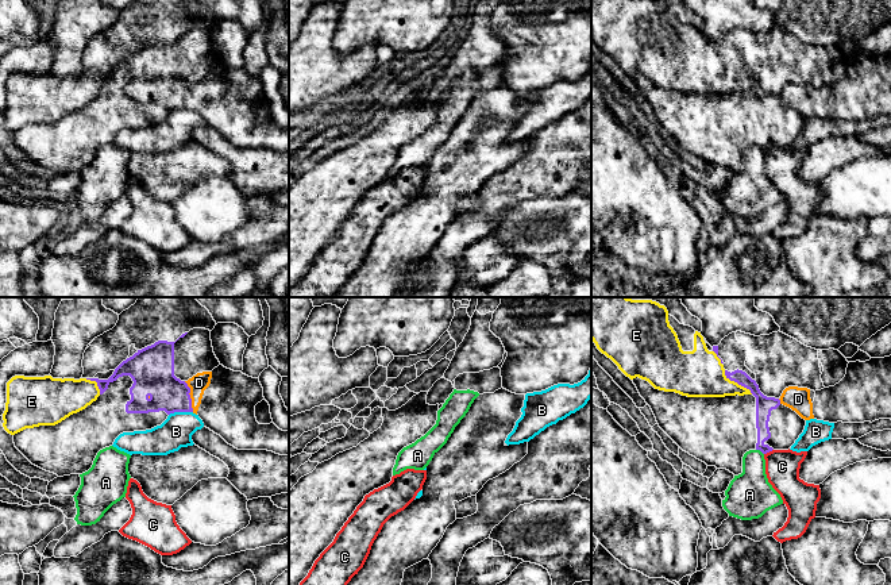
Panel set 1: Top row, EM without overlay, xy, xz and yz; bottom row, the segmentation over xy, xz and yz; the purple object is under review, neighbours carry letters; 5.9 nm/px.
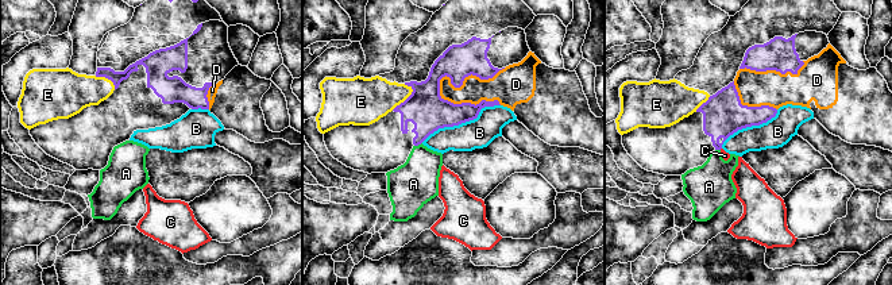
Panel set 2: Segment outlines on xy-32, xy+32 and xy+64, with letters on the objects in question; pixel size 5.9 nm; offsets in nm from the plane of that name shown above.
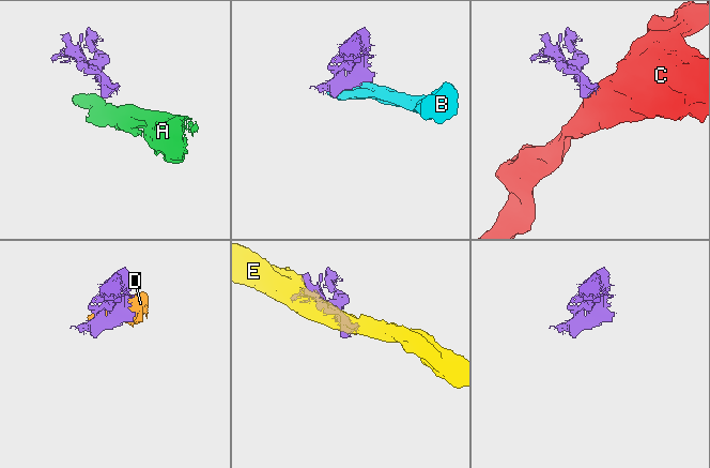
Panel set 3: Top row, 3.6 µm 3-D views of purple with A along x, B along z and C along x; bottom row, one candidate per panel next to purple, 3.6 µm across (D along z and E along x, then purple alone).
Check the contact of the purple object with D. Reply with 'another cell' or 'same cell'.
another cell

